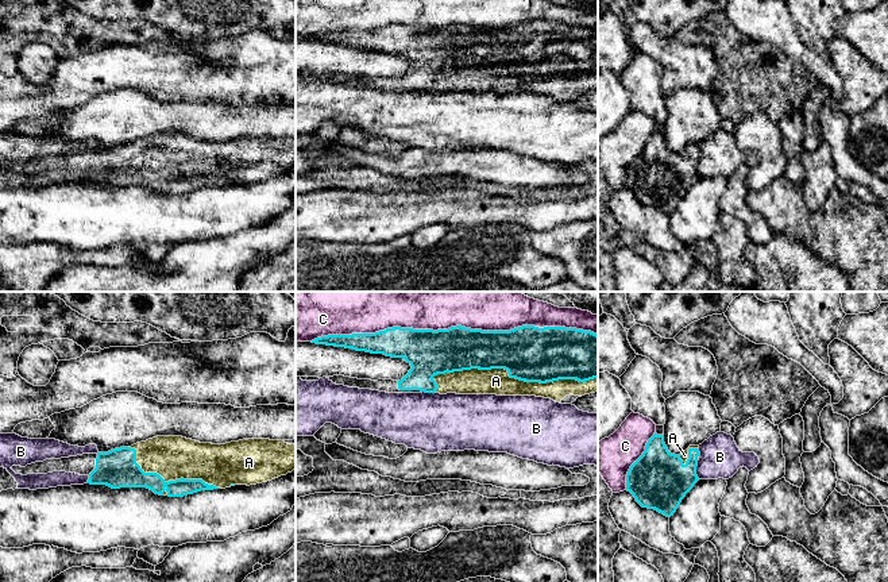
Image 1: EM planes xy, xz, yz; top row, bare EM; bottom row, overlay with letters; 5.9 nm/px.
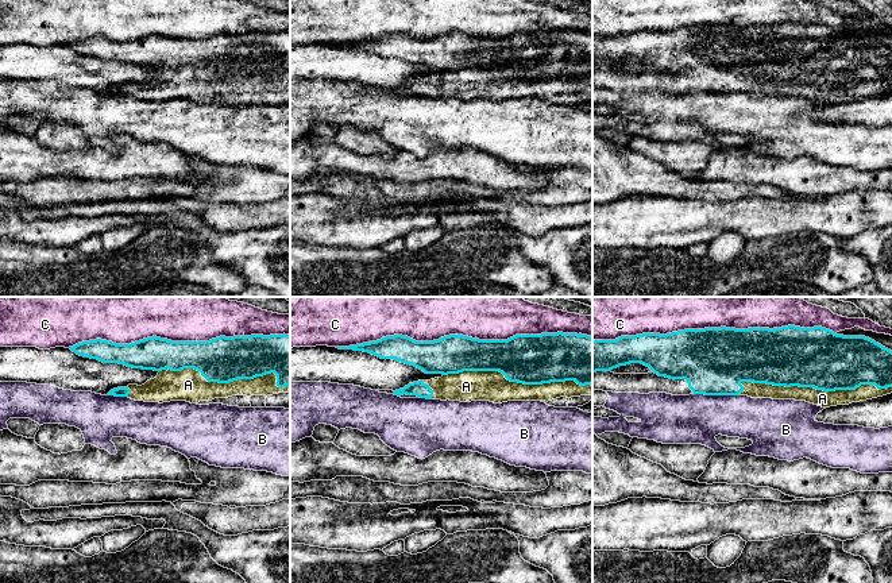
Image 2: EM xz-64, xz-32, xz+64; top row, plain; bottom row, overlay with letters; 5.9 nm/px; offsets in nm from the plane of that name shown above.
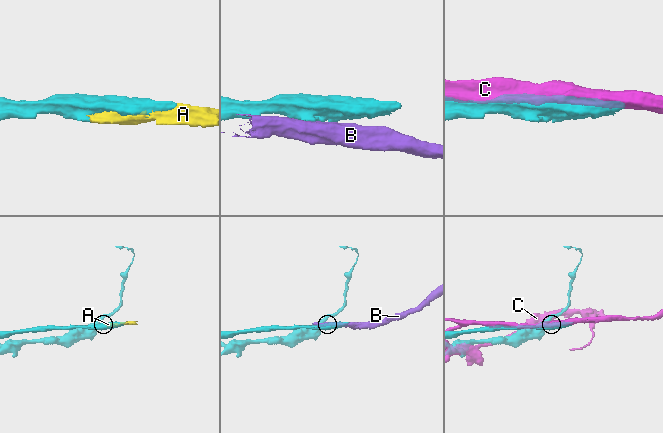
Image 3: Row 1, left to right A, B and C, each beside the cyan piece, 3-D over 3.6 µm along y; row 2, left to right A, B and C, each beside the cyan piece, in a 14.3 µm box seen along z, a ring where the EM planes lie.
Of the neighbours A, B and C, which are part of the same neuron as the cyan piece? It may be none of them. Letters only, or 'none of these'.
A

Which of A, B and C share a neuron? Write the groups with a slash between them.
A / B / C

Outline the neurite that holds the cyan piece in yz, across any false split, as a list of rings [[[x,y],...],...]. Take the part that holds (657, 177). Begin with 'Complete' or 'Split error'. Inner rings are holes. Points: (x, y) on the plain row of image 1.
Split error. [[[655,131],[642,153],[626,171],[626,188],[648,207],[673,213],[682,197],[699,178],[696,163],[699,143],[690,143],[682,153],[671,151],[664,134]]]

